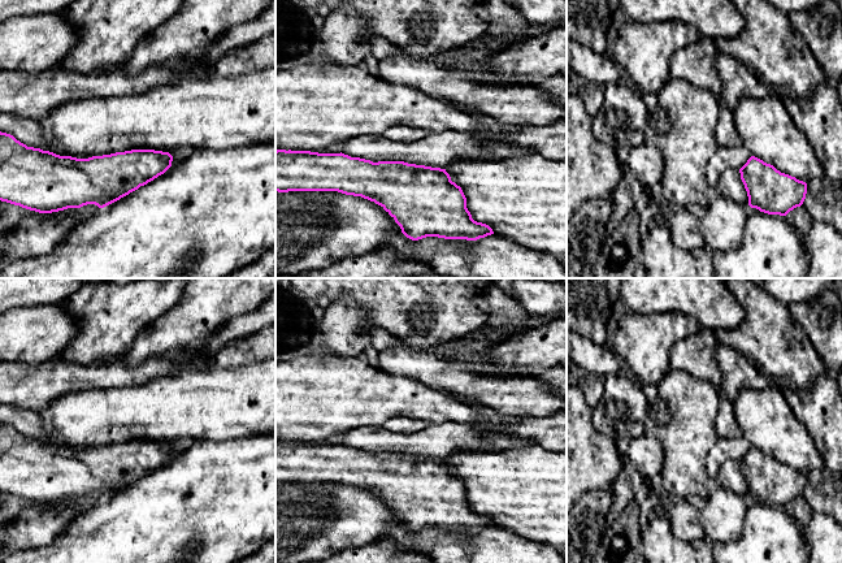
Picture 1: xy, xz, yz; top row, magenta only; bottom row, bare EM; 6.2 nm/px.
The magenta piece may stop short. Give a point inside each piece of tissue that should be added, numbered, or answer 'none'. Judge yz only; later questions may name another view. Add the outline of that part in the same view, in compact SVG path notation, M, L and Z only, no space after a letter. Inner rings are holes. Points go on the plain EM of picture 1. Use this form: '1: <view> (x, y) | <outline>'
none

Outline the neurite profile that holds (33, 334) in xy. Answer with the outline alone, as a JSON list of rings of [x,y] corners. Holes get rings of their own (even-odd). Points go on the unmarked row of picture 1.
[[[65,303],[8,311],[0,316],[0,363],[39,364],[58,358],[75,334]]]

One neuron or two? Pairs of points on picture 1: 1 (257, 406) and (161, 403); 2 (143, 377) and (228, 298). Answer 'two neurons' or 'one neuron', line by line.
1: one neuron
2: two neurons

